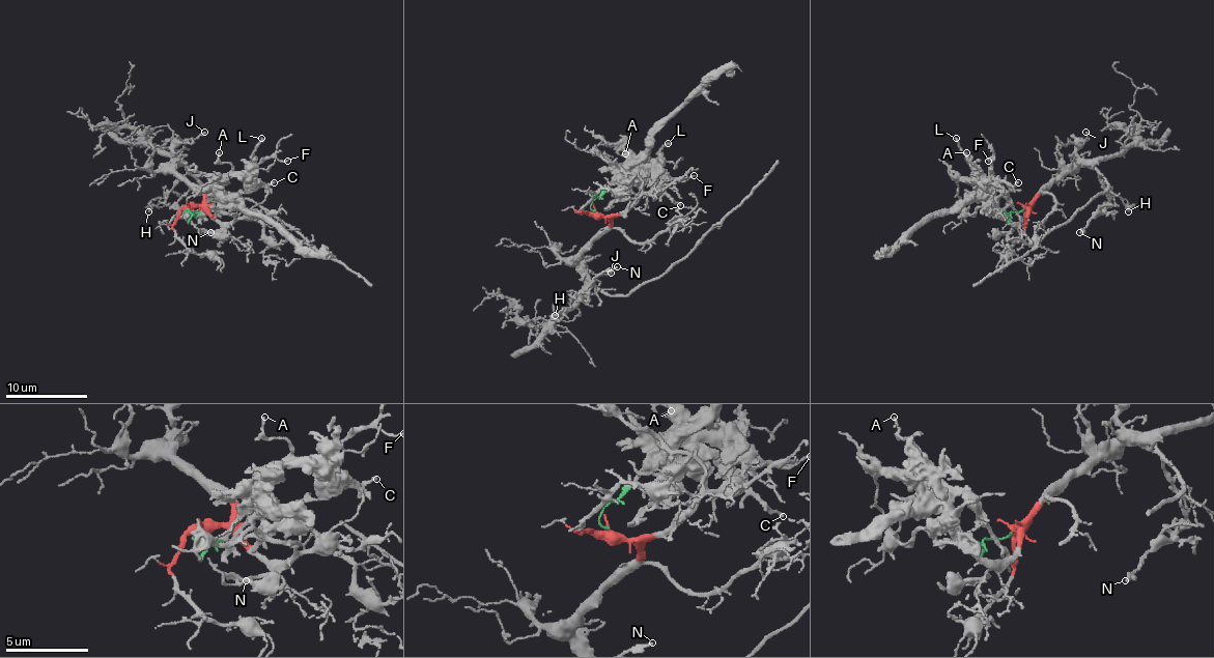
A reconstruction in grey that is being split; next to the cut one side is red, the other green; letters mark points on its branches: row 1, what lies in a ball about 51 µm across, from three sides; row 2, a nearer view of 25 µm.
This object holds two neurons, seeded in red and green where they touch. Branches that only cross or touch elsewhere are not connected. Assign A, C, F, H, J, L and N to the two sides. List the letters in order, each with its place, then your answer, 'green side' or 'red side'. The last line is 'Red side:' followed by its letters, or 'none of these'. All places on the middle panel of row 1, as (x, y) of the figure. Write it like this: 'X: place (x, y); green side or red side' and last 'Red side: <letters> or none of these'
A: place (625, 153); green side
C: place (680, 205); green side
F: place (694, 175); green side
H: place (555, 315); red side
J: place (611, 273); red side
L: place (668, 143); green side
N: place (617, 266); red side
Red side: H, J, N

